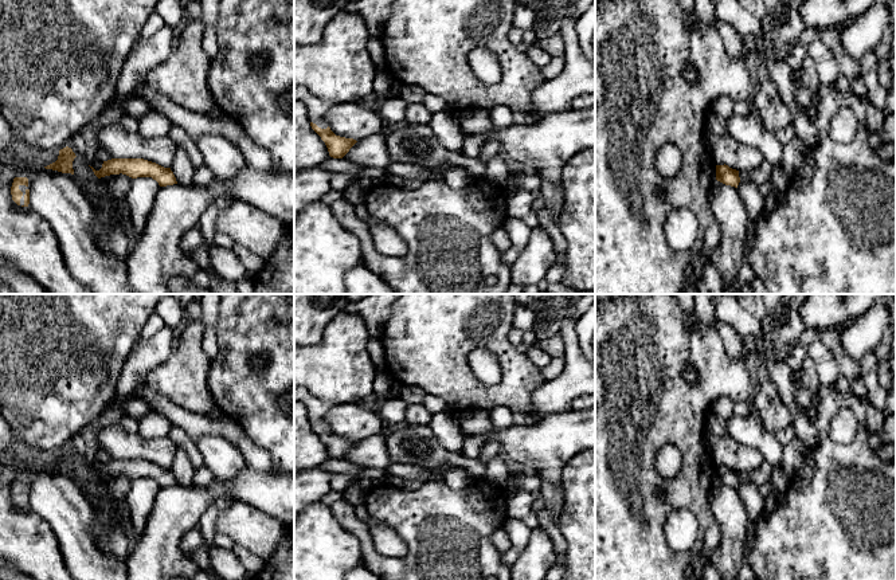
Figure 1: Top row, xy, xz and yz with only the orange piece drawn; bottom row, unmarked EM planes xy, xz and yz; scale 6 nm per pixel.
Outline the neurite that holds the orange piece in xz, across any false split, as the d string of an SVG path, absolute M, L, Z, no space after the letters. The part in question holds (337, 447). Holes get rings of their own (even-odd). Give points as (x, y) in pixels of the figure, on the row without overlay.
M305 387L294 388L294 401L300 401L306 407L310 427L325 443L330 458L343 459L357 443L353 439L336 436L325 422L328 411L337 403L324 401L313 396Z

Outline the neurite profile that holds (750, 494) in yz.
M739 473L740 483L737 493L747 510L747 536L744 540L746 548L752 545L754 533L756 529L758 518L763 512L764 498L762 497L759 487L750 481L748 473Z

